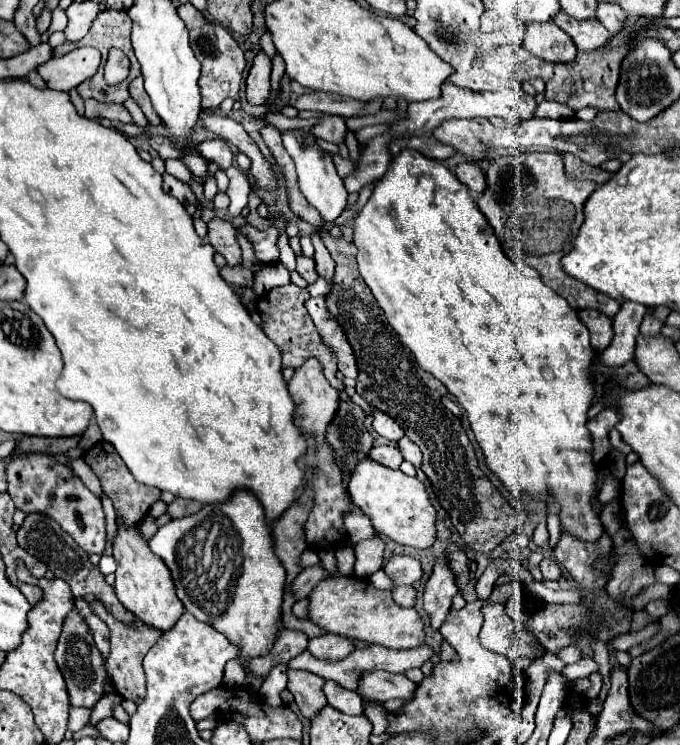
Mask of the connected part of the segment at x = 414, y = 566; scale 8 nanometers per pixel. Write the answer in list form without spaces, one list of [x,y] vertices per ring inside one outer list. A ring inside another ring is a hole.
[[[393,555],[383,571],[391,577],[395,585],[413,585],[415,581],[421,579],[421,563],[413,557],[407,555]]]

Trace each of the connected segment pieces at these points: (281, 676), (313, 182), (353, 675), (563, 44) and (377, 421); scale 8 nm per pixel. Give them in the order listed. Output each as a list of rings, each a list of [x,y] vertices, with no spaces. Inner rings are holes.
[[[285,664],[275,666],[265,678],[259,695],[264,703],[271,707],[283,707],[281,692],[287,687],[287,670]]]
[[[287,129],[283,131],[283,147],[291,155],[291,159],[297,165],[297,177],[299,177],[299,187],[305,199],[321,213],[321,217],[329,223],[335,221],[345,205],[347,205],[347,191],[343,187],[343,179],[335,171],[335,163],[327,151],[323,151],[317,143],[305,143],[303,131],[301,129]]]
[[[369,645],[363,649],[355,649],[351,655],[347,655],[341,661],[323,661],[323,659],[315,659],[309,651],[299,653],[297,657],[293,657],[293,661],[289,661],[287,665],[293,669],[303,669],[303,671],[311,671],[323,679],[333,679],[339,685],[343,685],[349,691],[357,691],[359,687],[359,679],[363,673],[367,671],[389,671],[389,673],[405,673],[407,669],[413,667],[421,667],[425,661],[429,661],[435,655],[435,651],[429,645],[421,645],[417,649],[409,649],[409,651],[397,651],[397,649],[385,649],[385,647],[377,647],[377,645]]]
[[[529,23],[525,31],[525,47],[535,57],[549,63],[569,63],[577,55],[571,37],[555,23]]]
[[[373,407],[371,411],[373,411],[373,429],[375,429],[379,435],[387,437],[389,441],[399,441],[399,437],[403,435],[403,429],[401,429],[389,415],[377,411],[375,407]]]

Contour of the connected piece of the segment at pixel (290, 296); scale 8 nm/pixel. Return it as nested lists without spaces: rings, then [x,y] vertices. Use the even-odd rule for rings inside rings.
[[[293,283],[289,285],[283,285],[283,287],[275,287],[271,289],[267,295],[259,297],[259,303],[257,303],[257,311],[263,319],[263,331],[265,335],[281,349],[281,355],[283,355],[283,367],[293,367],[297,369],[305,359],[309,357],[317,357],[323,365],[323,371],[325,371],[325,377],[327,381],[335,387],[335,389],[343,389],[343,381],[339,381],[335,377],[337,373],[337,357],[335,353],[331,351],[331,347],[321,339],[313,319],[309,317],[307,309],[305,309],[305,301],[309,299],[309,293],[307,289],[301,289]]]

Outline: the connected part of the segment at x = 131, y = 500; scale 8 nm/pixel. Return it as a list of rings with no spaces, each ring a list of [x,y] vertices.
[[[99,441],[95,447],[91,447],[87,453],[83,453],[83,459],[93,469],[93,473],[99,477],[101,487],[105,487],[105,495],[113,501],[118,521],[124,522],[129,527],[139,525],[149,515],[149,509],[159,499],[161,491],[149,489],[147,485],[137,485],[129,469],[125,469],[125,463],[121,461],[121,457],[117,457],[113,445],[109,445],[107,441]]]

